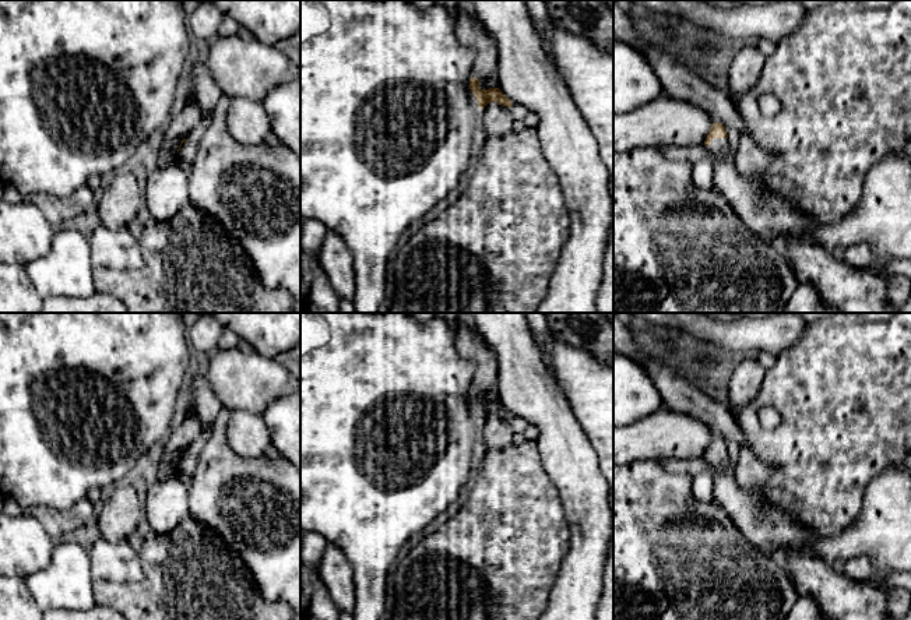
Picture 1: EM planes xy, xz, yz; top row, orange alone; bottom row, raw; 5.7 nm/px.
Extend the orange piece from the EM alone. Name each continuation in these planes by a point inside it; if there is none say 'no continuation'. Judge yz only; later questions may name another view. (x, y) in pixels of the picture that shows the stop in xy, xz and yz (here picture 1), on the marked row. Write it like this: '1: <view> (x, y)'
1: yz (882, 218)

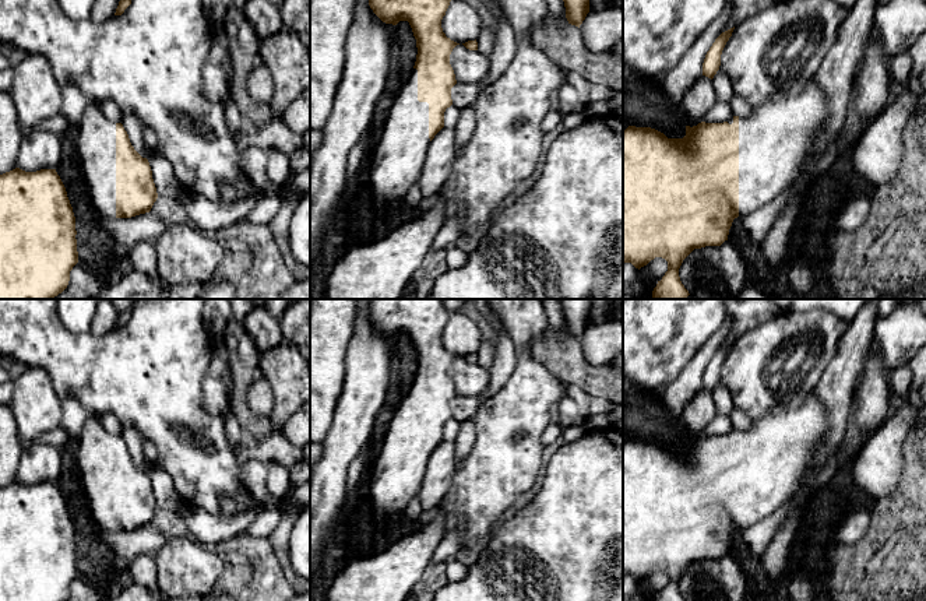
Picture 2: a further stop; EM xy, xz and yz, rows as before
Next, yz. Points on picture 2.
1: yz (774, 141)

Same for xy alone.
1: xy (97, 134)

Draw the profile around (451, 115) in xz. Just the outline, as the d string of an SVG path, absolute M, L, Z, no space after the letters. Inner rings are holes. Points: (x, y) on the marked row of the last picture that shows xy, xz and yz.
M454 105L447 108L446 112L444 112L444 126L454 129L458 123L460 113L461 113L461 109L454 106Z

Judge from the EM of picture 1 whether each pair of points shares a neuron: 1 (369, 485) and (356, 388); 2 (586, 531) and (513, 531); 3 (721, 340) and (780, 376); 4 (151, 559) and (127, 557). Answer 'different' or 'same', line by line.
1: same
2: different
3: different
4: different

